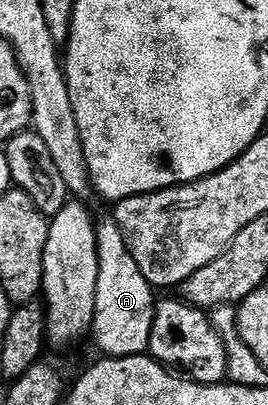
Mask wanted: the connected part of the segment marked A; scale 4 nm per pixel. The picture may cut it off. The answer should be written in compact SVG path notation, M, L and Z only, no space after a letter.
M112 219L98 220L95 225L97 254L99 255L99 283L95 287L95 315L91 338L106 358L140 357L149 348L151 323L155 308L154 286L139 271L139 263L131 259L123 231Z

